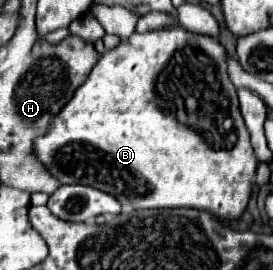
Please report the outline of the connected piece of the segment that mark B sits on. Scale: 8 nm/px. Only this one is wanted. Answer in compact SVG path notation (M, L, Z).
M169 25L163 29L155 29L149 33L133 33L129 39L121 41L115 49L107 51L101 55L99 63L93 67L89 73L87 81L75 91L73 99L69 105L63 107L55 123L51 123L49 131L35 139L35 155L43 161L43 165L53 173L55 179L59 179L61 185L91 185L95 189L101 189L109 195L113 195L123 209L199 209L211 213L217 221L229 223L229 221L239 221L241 215L247 209L249 197L251 197L251 183L257 171L257 157L253 153L251 141L249 141L249 131L245 127L245 121L239 111L239 101L237 101L237 89L229 79L227 73L227 51L225 47L211 35L199 35L191 33L181 25Z

